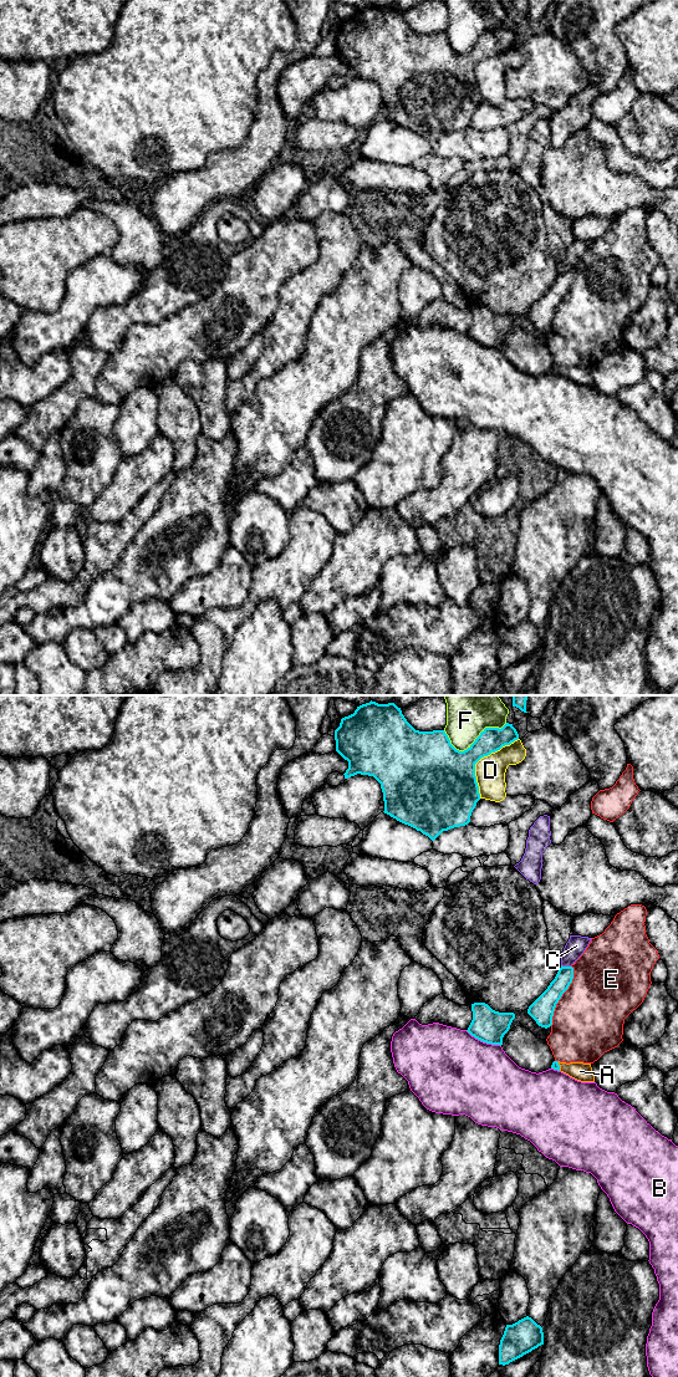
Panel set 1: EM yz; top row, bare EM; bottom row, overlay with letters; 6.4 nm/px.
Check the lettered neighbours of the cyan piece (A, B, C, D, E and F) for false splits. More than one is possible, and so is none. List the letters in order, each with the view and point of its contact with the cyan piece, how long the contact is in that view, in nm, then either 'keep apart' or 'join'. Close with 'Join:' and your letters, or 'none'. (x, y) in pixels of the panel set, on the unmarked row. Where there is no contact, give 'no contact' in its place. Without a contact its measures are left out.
A: yz (559, 370) | 70 nm | join
B: yz (483, 345) | 260 nm | keep apart
C: yz (566, 270) | 70 nm | keep apart
D: yz (479, 62) | 460 nm | keep apart
E: yz (561, 299) | 420 nm | keep apart
F: yz (474, 45) | 420 nm | keep apart
Join: A

